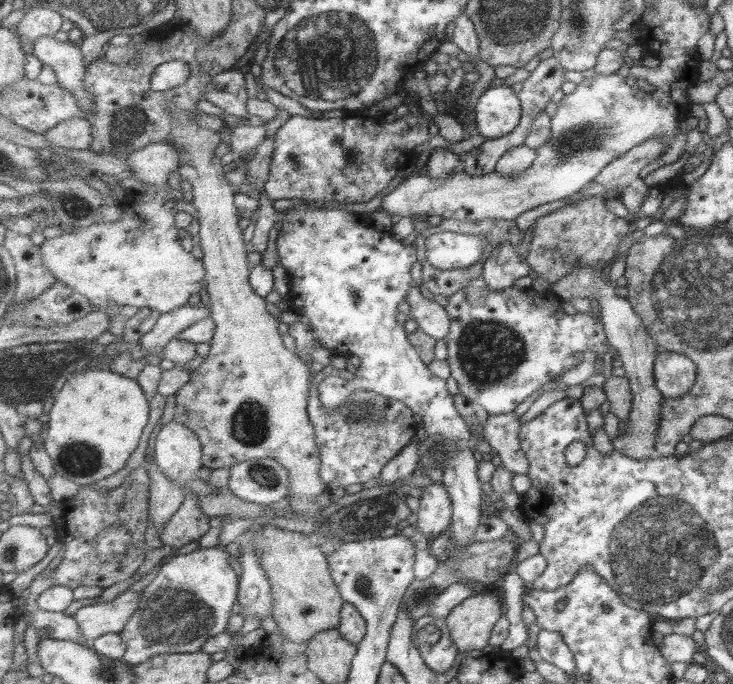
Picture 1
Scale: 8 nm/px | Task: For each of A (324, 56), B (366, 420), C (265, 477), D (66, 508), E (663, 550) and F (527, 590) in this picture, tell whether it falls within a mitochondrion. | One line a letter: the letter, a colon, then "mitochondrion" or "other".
A: mitochondrion
B: mitochondrion
C: mitochondrion
D: other
E: mitochondrion
F: other

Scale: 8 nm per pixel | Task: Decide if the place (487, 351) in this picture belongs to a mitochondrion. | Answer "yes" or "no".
yes

